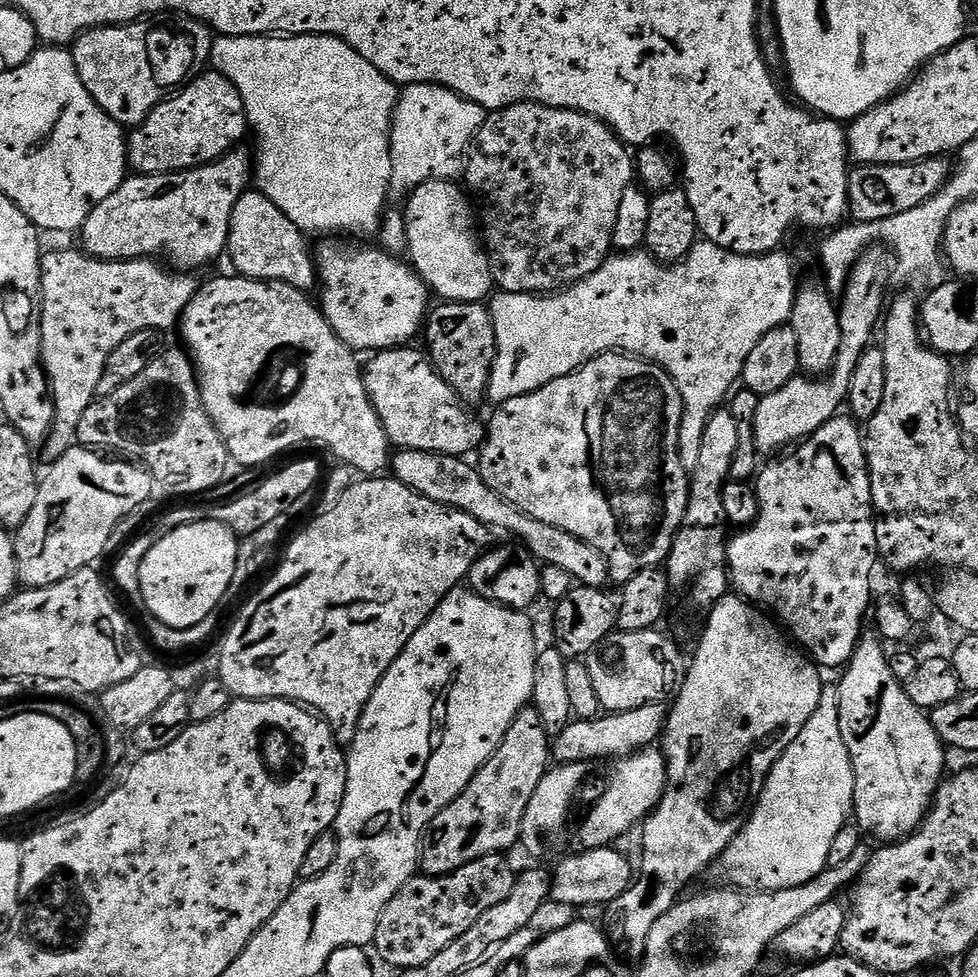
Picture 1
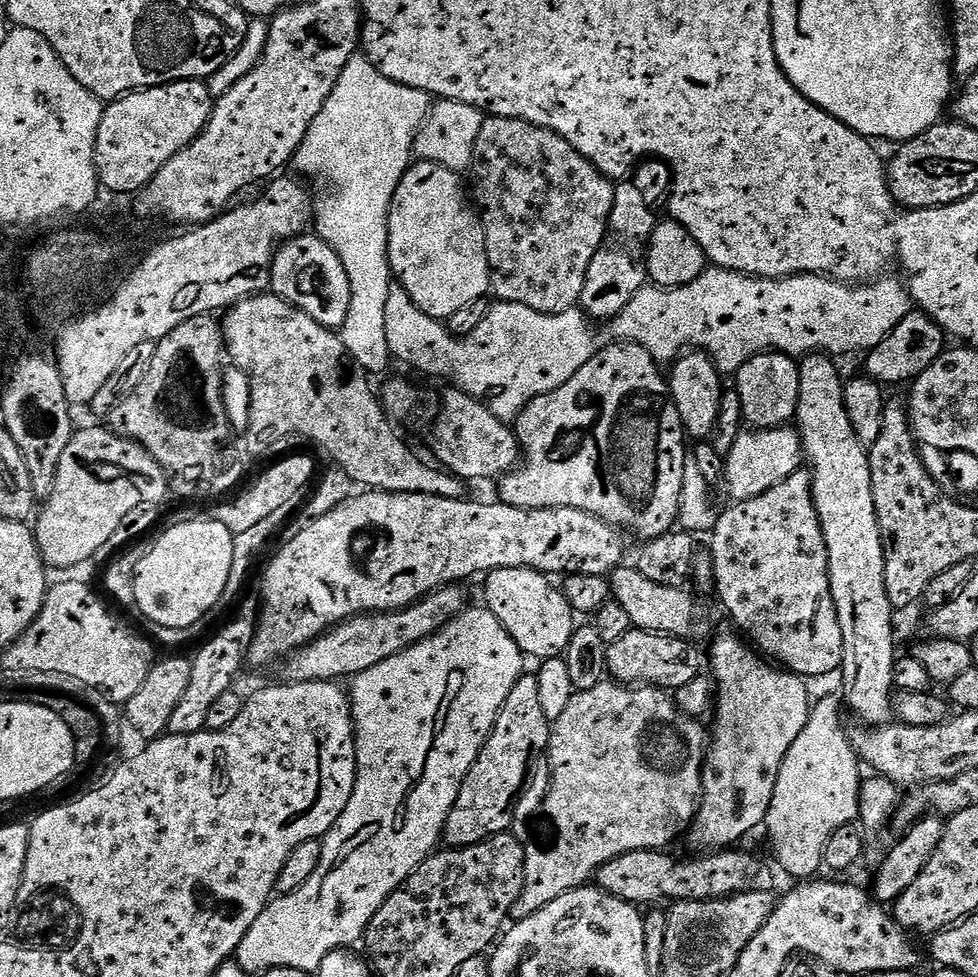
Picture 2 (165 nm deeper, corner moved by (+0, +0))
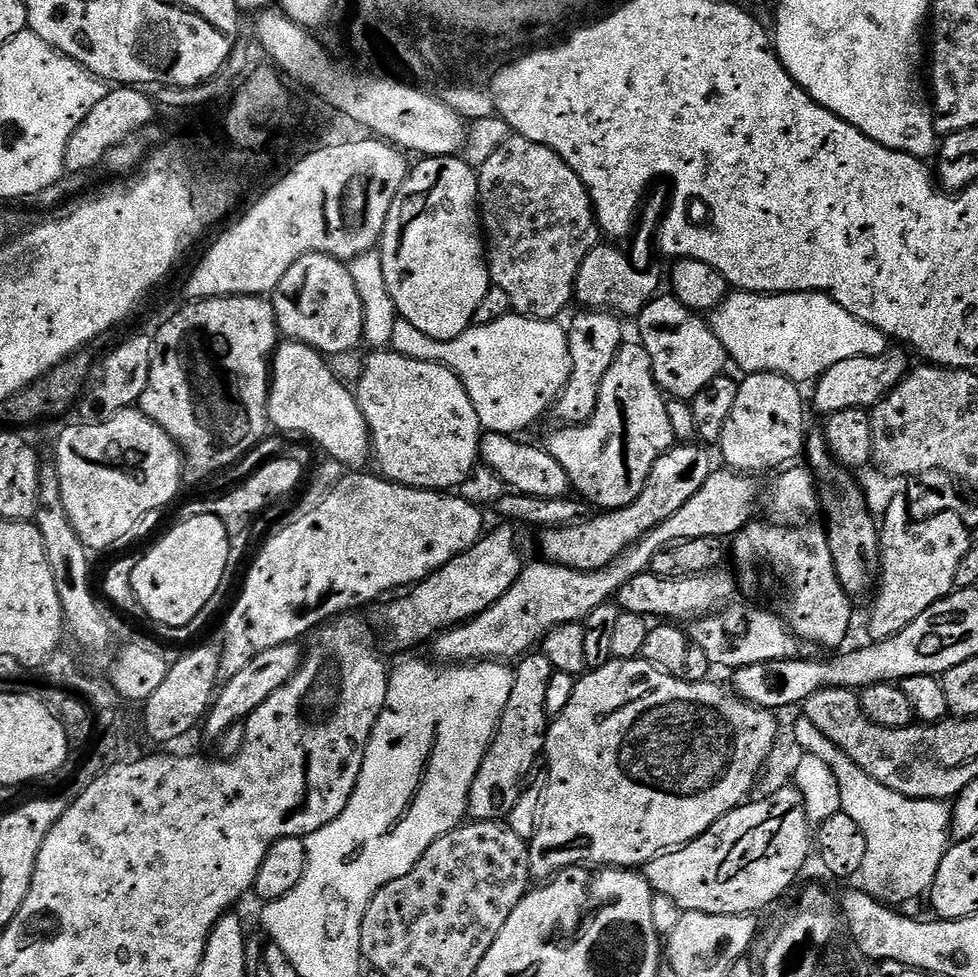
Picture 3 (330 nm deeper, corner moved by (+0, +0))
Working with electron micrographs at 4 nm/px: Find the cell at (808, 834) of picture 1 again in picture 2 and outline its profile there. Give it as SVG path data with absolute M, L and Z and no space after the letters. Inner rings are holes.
M835 675L819 676L816 682L822 686L830 687L827 688L826 695L813 701L806 726L803 727L798 738L794 740L794 746L790 746L790 750L782 762L782 770L778 770L778 782L774 786L774 798L770 802L766 821L768 836L772 839L772 852L776 855L781 870L789 872L792 876L800 876L796 878L815 877L819 873L816 871L821 871L826 842L830 842L834 830L842 830L842 826L853 823L860 815L860 786L862 783L860 768L862 769L862 761L856 755L851 737L847 730L845 732L842 724L844 682L843 679L837 678Z

